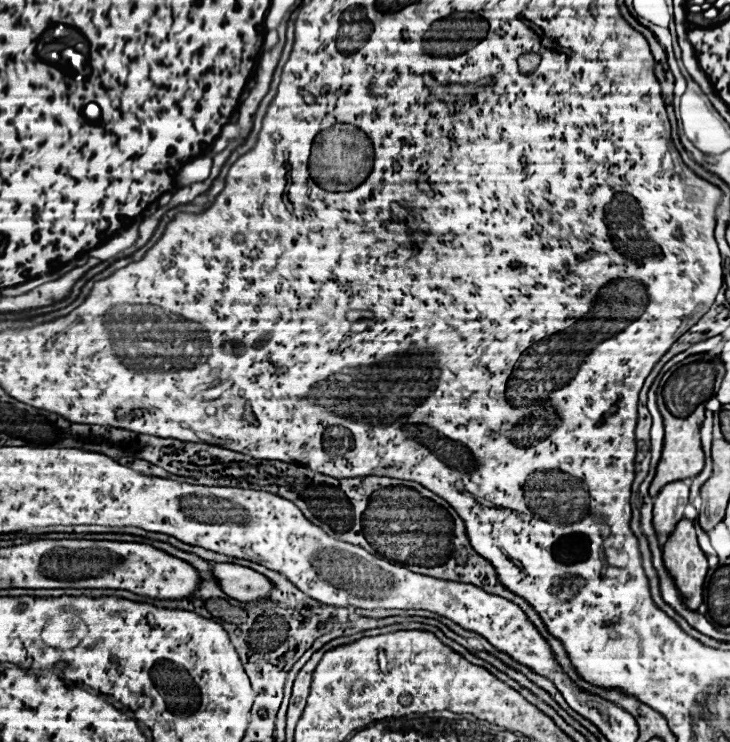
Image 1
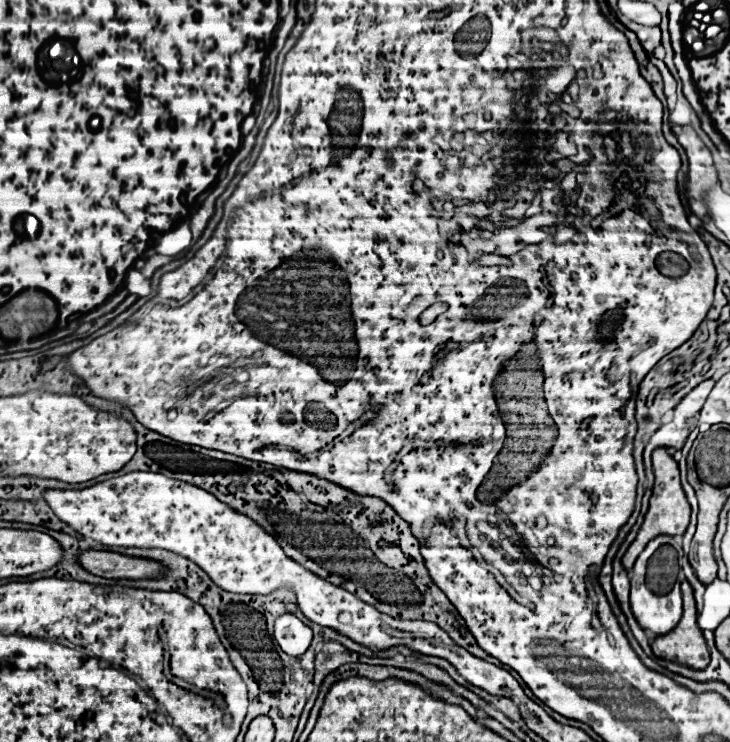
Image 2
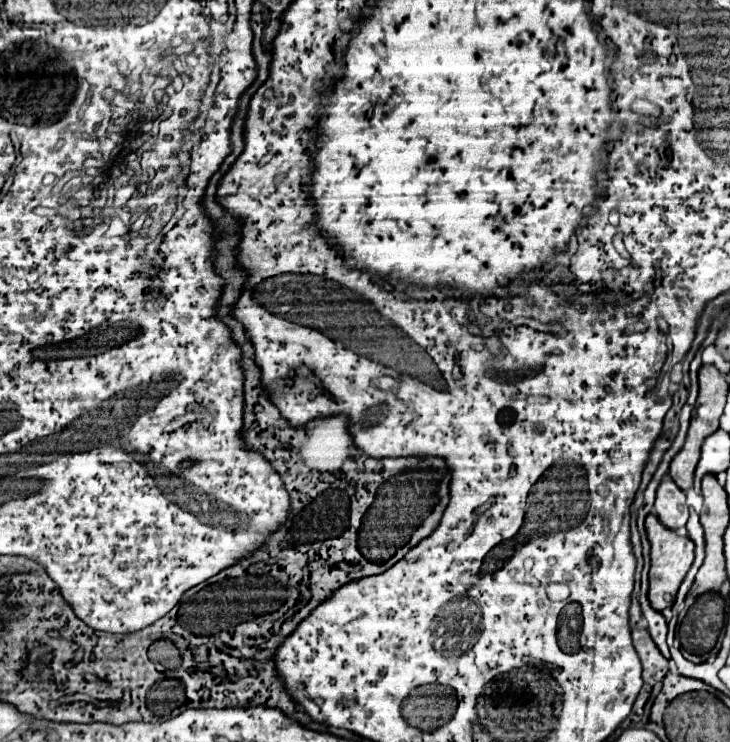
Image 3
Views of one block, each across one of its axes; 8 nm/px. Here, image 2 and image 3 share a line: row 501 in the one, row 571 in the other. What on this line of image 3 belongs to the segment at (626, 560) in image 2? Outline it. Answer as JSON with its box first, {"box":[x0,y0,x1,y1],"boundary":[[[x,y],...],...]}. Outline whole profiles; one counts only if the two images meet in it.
{"box":[646,514,694,610],"boundary":[[[648,514],[646,516],[646,532],[648,532],[648,540],[652,546],[650,558],[652,558],[652,568],[650,568],[650,590],[648,590],[648,598],[652,608],[656,610],[664,610],[668,606],[672,606],[678,586],[682,582],[682,578],[686,576],[686,572],[692,566],[694,560],[694,542],[688,536],[680,536],[676,530],[668,530],[658,518],[656,514]]]}

